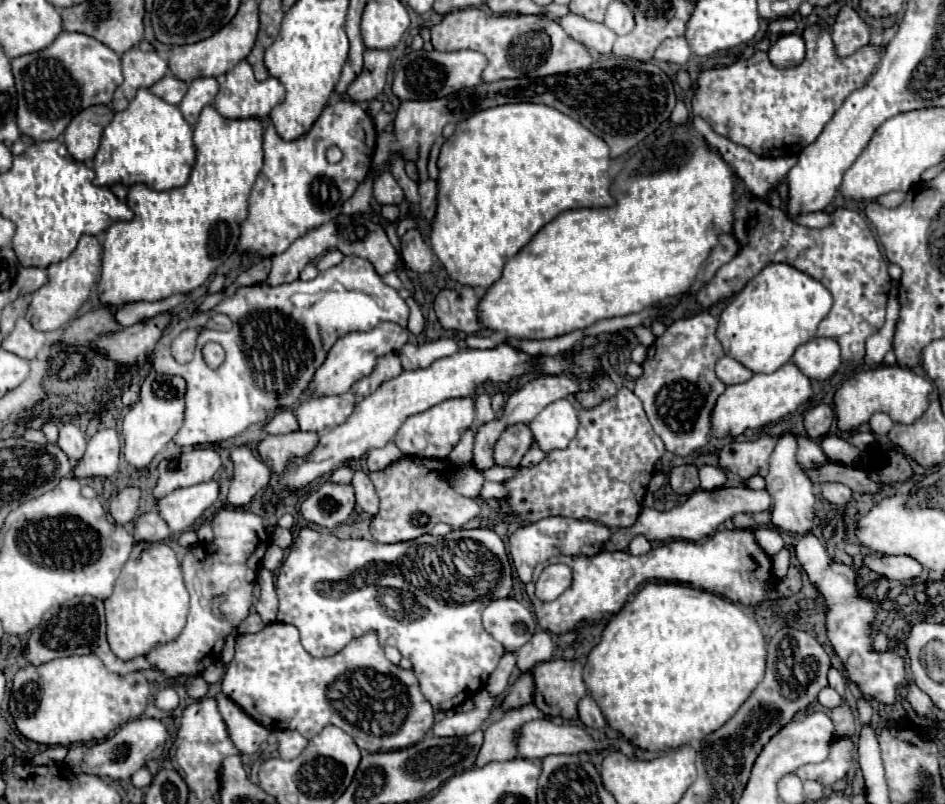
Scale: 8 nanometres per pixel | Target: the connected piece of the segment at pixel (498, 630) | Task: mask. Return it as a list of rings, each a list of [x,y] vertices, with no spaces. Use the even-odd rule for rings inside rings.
[[[516,599],[492,601],[482,615],[484,629],[504,645],[506,651],[518,651],[536,631],[534,615]]]

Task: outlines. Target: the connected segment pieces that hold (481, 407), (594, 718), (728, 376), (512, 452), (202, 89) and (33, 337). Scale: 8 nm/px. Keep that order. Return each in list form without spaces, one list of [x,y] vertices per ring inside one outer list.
[[[486,393],[476,395],[476,421],[486,423],[486,421],[492,421],[494,417],[496,417],[496,413],[490,407],[490,395],[486,395]]]
[[[586,695],[578,703],[578,713],[580,713],[580,721],[586,727],[592,727],[592,729],[604,729],[606,727],[606,719],[604,719],[600,707],[596,705],[596,701],[590,695]]]
[[[722,357],[718,363],[716,363],[716,375],[722,383],[726,385],[738,385],[738,383],[744,383],[748,381],[754,373],[748,371],[744,365],[740,365],[738,361],[734,361],[732,357]]]
[[[526,425],[508,427],[494,445],[494,465],[500,467],[518,467],[522,455],[532,445],[532,433]]]
[[[200,77],[194,79],[186,91],[186,97],[180,103],[180,111],[188,125],[196,125],[198,115],[204,105],[212,105],[218,93],[218,81],[214,77]]]
[[[20,317],[16,321],[16,327],[10,335],[6,335],[4,343],[2,343],[2,349],[22,357],[22,359],[36,359],[36,355],[40,353],[40,349],[44,347],[46,343],[46,337],[42,331],[36,331],[24,317]]]

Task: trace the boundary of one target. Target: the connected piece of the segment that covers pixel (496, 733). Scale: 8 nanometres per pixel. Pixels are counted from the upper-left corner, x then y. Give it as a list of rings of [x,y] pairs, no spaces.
[[[526,705],[518,711],[508,711],[498,721],[490,723],[490,727],[484,731],[484,745],[478,753],[476,765],[484,767],[486,763],[492,763],[492,761],[512,761],[512,759],[516,759],[518,751],[512,743],[512,733],[522,723],[532,721],[532,719],[542,719],[542,717],[544,717],[544,713],[538,707]]]

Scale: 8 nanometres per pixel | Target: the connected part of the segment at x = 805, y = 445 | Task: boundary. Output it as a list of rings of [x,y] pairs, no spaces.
[[[800,437],[798,439],[798,463],[804,469],[812,469],[814,465],[824,465],[828,461],[828,457],[824,455],[824,451],[820,449],[820,445],[808,437]]]

